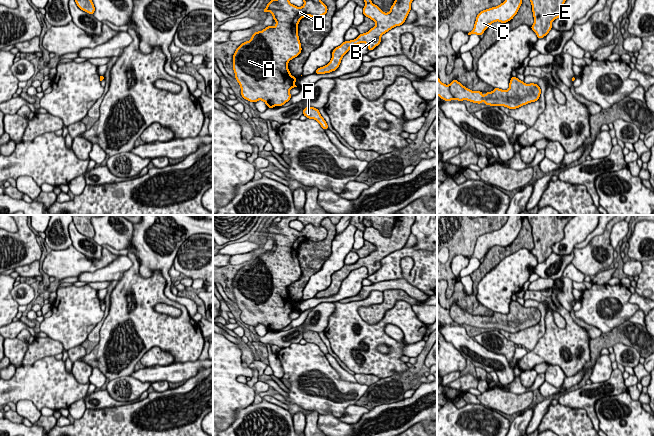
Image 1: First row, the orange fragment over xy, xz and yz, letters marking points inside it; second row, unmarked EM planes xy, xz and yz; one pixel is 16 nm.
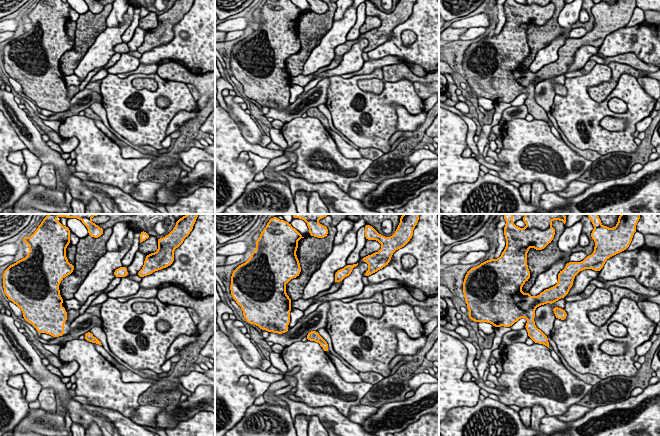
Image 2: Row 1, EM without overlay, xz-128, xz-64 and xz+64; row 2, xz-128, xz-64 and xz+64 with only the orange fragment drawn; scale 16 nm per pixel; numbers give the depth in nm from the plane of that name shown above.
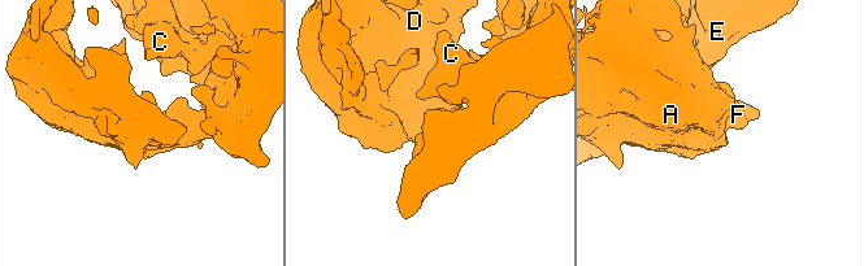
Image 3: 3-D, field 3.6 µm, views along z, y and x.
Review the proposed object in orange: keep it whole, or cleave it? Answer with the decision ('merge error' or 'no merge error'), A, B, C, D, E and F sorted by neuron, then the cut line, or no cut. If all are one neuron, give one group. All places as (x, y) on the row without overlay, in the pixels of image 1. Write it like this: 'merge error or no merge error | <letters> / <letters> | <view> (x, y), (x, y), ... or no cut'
no merge error | A B C D E F | no cut

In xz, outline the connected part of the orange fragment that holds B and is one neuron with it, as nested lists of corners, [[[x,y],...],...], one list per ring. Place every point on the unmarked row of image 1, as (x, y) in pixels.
[[[398,215],[393,229],[388,237],[384,237],[379,230],[371,226],[371,222],[363,219],[365,230],[363,238],[376,247],[376,250],[368,256],[359,258],[359,260],[350,265],[344,265],[340,270],[332,275],[331,285],[318,292],[315,298],[330,297],[338,293],[341,284],[351,271],[360,267],[366,267],[368,274],[372,275],[381,267],[381,260],[396,250],[405,247],[405,244],[411,234],[411,227],[415,222],[415,215]]]

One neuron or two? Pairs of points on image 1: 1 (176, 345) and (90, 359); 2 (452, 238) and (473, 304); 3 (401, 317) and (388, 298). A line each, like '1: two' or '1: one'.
1: one
2: two
3: two

